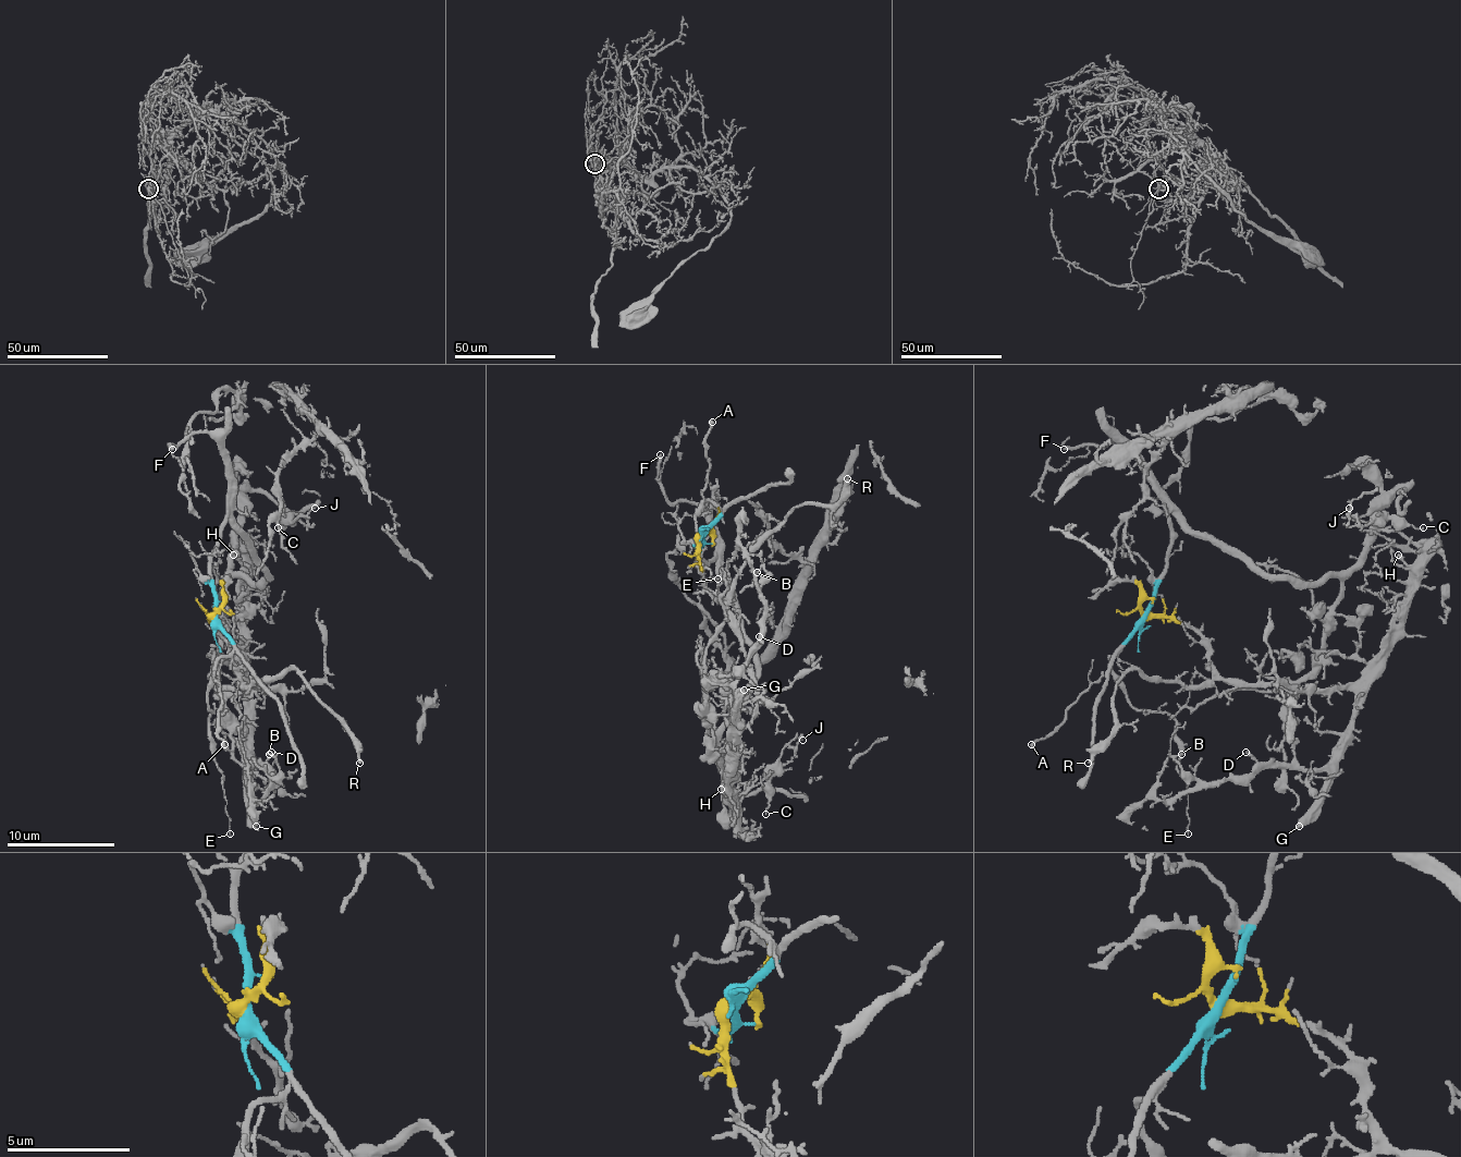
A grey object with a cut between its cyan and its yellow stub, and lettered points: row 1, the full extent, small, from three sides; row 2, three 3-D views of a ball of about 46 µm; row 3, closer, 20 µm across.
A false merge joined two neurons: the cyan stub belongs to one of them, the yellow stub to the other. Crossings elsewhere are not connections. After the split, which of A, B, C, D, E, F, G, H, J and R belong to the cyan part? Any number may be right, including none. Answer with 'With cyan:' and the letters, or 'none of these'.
With cyan: A, C, E, F, J

